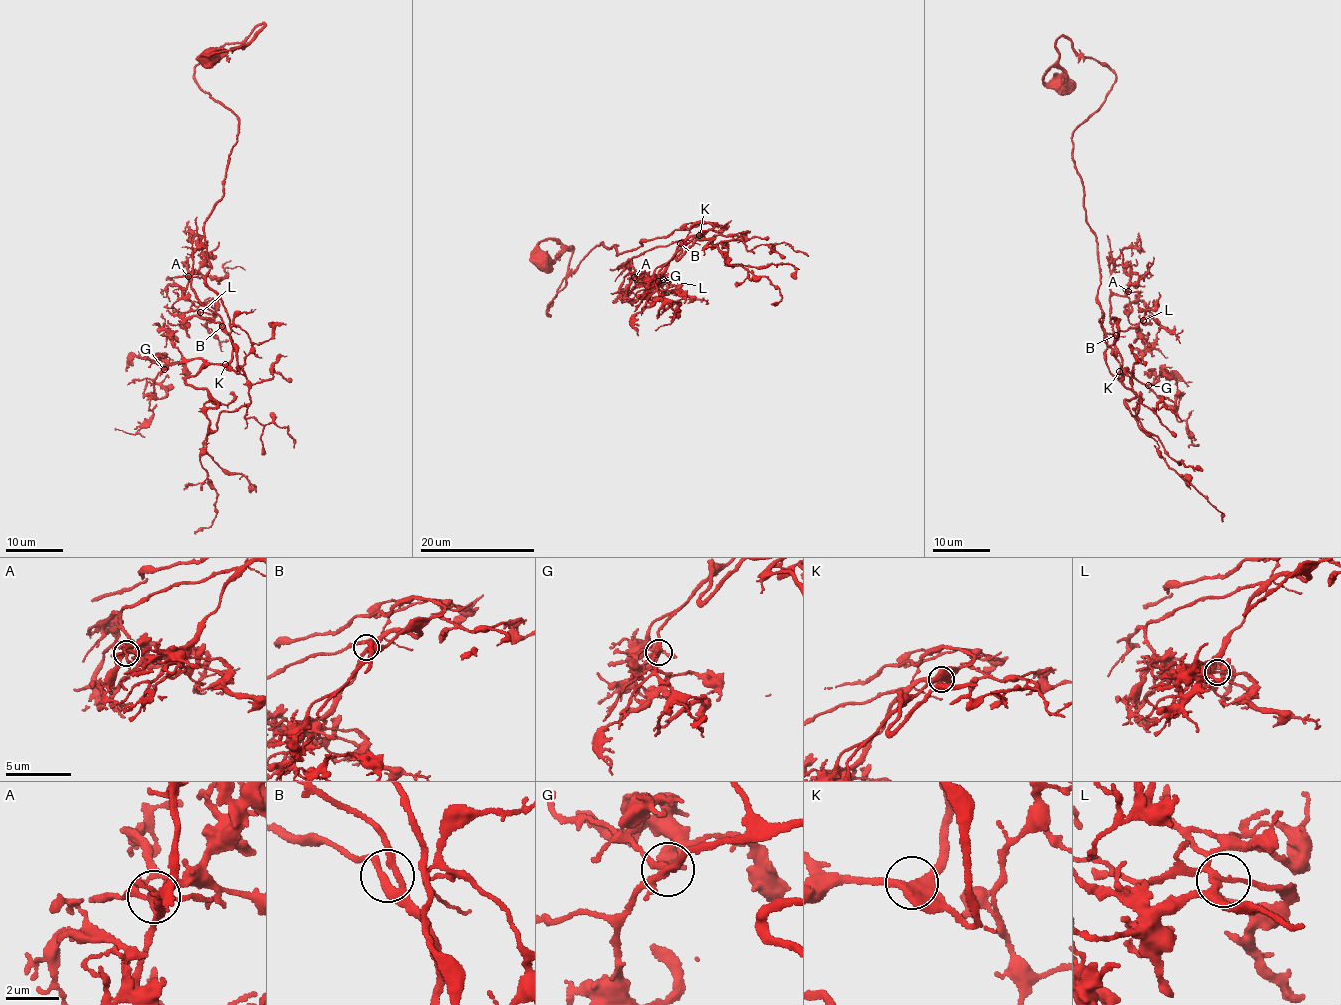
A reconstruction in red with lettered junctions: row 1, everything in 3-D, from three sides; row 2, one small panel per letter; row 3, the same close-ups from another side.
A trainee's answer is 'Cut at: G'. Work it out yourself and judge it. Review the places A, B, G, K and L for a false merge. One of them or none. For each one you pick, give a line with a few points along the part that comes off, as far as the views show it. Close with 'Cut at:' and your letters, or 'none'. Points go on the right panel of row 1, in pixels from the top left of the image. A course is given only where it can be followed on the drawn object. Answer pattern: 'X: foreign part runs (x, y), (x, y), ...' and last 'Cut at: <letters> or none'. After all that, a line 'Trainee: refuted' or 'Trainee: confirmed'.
Cut at: none
Trainee: refuted

